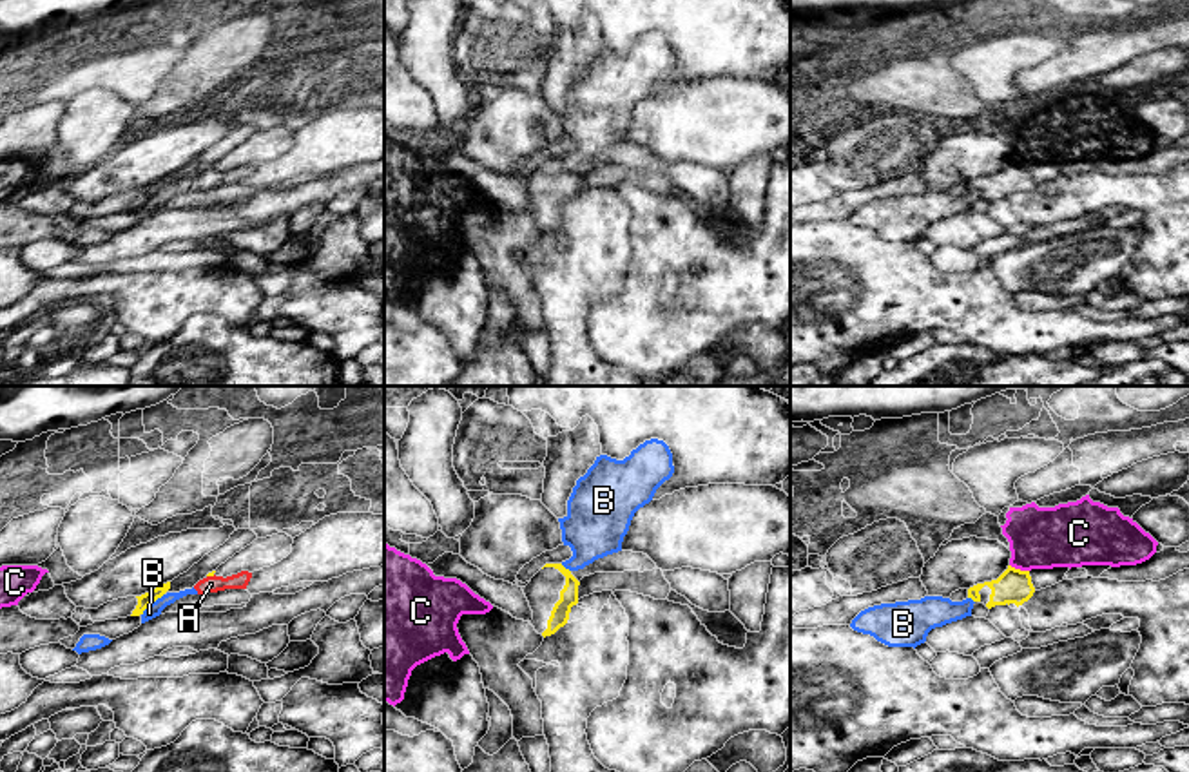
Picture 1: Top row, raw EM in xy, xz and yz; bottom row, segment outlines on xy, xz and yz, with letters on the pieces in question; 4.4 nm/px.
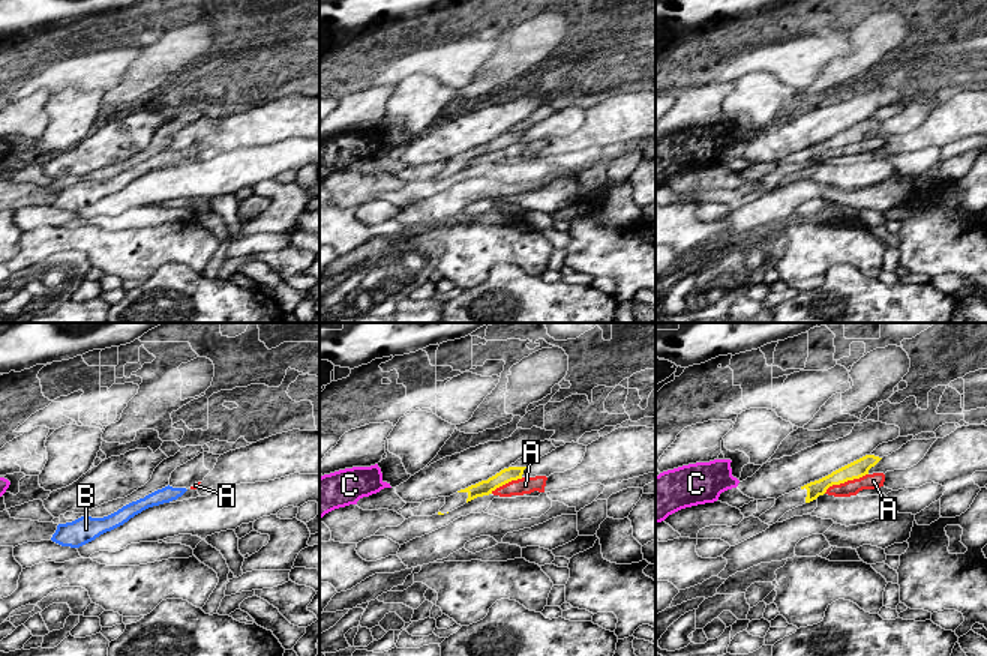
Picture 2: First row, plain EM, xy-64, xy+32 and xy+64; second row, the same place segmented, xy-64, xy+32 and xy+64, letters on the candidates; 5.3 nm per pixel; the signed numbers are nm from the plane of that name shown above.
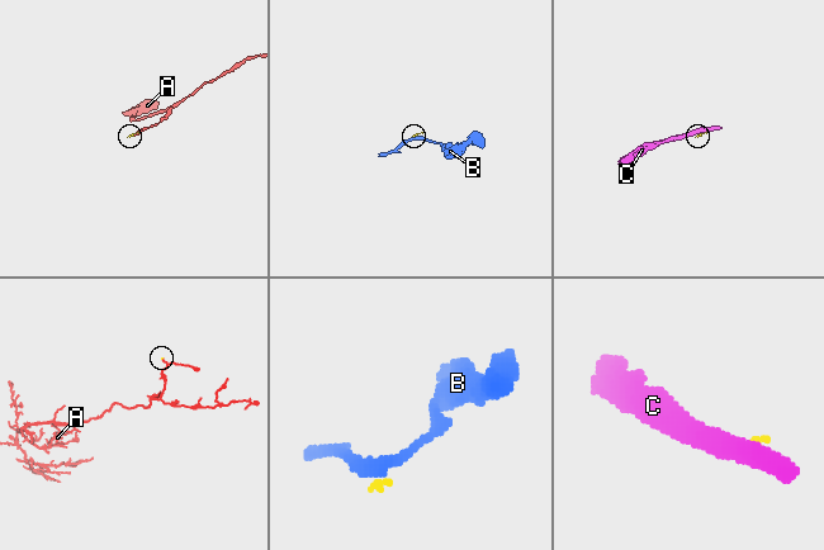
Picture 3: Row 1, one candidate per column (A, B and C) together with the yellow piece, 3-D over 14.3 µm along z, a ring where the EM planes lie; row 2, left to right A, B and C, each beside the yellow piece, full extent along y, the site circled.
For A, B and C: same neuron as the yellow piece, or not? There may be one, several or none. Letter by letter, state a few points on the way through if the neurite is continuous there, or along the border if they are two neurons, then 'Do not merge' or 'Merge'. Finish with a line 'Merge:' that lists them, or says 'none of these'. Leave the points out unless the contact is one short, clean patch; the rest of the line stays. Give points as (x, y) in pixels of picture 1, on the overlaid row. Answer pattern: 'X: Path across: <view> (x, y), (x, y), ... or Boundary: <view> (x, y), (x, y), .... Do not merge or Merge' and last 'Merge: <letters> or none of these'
A: Boundary: xy (214, 575), (207, 577). Do not merge
B: Boundary: xy (164, 593), (142, 615). Do not merge
C: Boundary: yz (1010, 564), (1028, 571). Do not merge
Merge: none of these

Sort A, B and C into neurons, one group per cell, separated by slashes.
A B / C

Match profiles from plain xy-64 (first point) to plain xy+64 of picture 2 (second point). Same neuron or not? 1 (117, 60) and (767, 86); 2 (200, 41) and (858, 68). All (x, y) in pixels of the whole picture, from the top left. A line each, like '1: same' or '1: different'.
1: different
2: same

